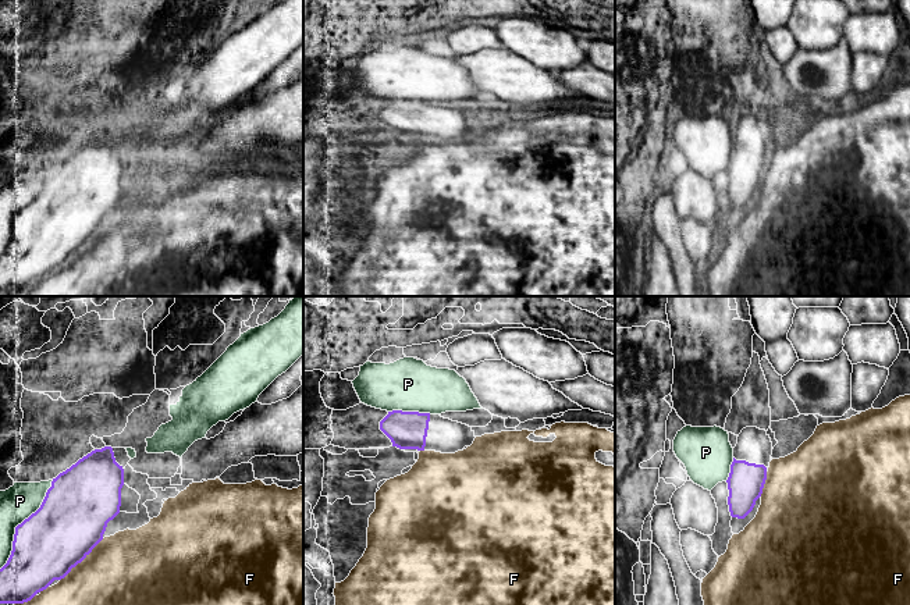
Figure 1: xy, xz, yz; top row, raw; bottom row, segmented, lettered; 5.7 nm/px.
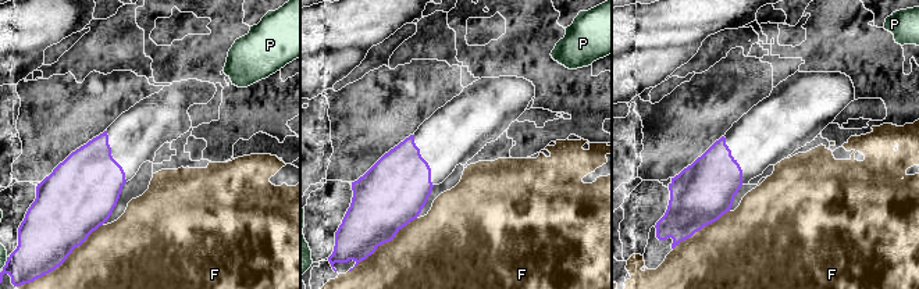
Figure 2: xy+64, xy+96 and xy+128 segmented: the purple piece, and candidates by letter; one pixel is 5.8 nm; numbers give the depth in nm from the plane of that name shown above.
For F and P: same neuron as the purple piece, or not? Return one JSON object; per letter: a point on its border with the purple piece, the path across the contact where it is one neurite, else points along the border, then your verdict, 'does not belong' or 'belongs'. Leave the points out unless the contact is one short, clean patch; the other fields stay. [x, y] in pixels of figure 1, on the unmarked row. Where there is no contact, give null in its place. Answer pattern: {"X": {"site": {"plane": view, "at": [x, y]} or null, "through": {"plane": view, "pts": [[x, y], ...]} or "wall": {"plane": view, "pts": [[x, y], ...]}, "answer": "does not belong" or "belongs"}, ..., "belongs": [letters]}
{"F": {"site": {"plane": "xy", "at": [81, 249]}, "answer": "does not belong"}, "P": {"site": {"plane": "xy", "at": [21, 212]}, "answer": "does not belong"}, "belongs": []}

